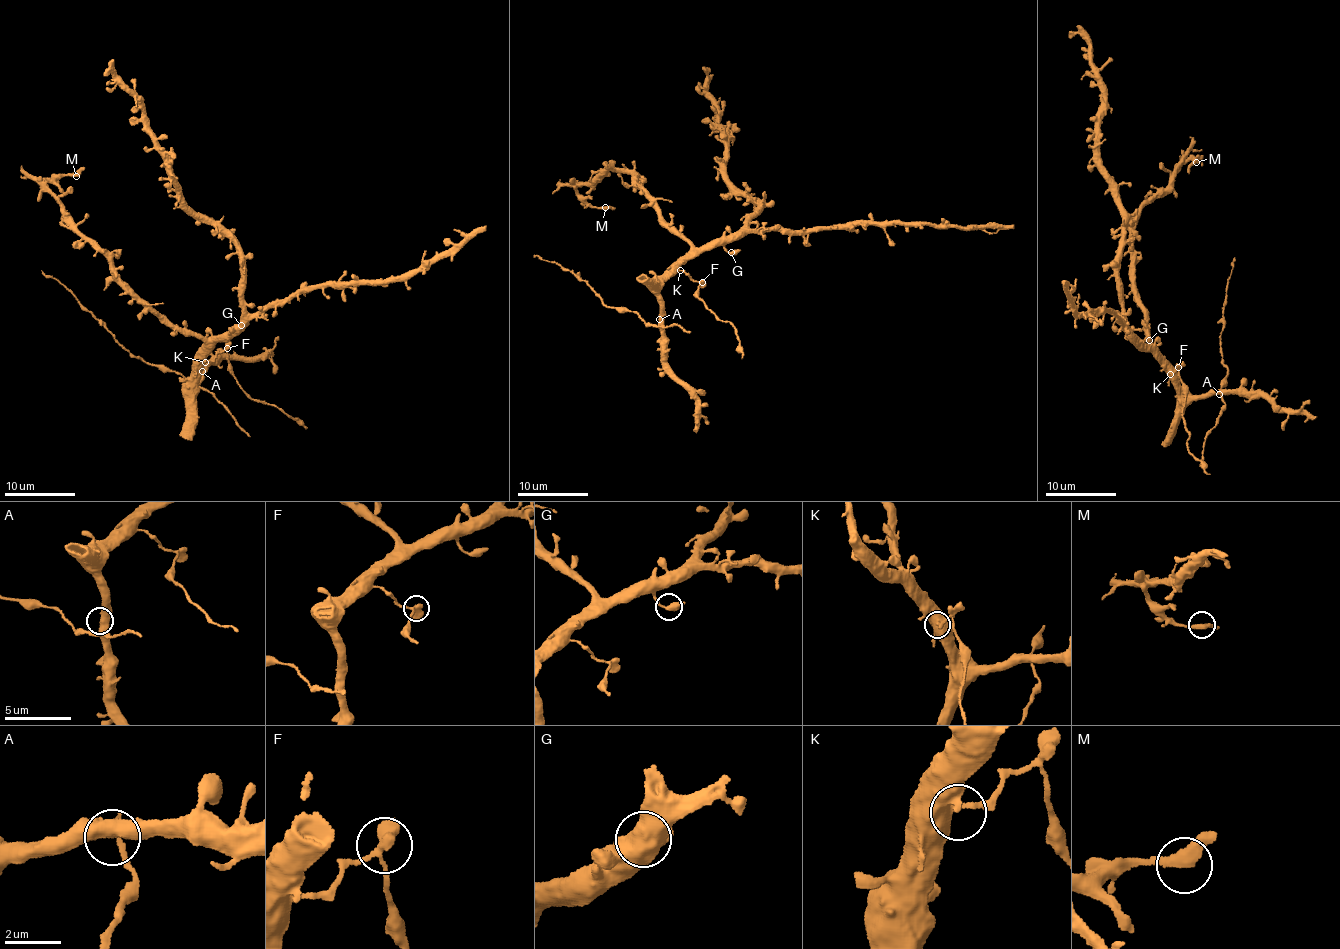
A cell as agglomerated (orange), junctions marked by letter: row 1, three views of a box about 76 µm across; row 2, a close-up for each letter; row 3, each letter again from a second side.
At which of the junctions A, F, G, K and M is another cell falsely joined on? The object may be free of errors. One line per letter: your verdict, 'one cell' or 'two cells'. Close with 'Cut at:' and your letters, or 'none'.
A: one cell
F: one cell
G: one cell
K: one cell
M: one cell
Cut at: none

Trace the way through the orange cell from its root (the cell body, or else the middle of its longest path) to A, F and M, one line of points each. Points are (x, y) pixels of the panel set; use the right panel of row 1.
A: (1129, 331), (1137, 343), (1154, 354), (1174, 386), (1186, 395), (1208, 397), (1219, 394)
F: (1129, 331), (1137, 343), (1154, 354), (1170, 372), (1174, 374), (1178, 367)
M: (1129, 331), (1152, 346), (1134, 284), (1131, 256), (1140, 209), (1171, 182), (1185, 160), (1200, 158), (1196, 162)

